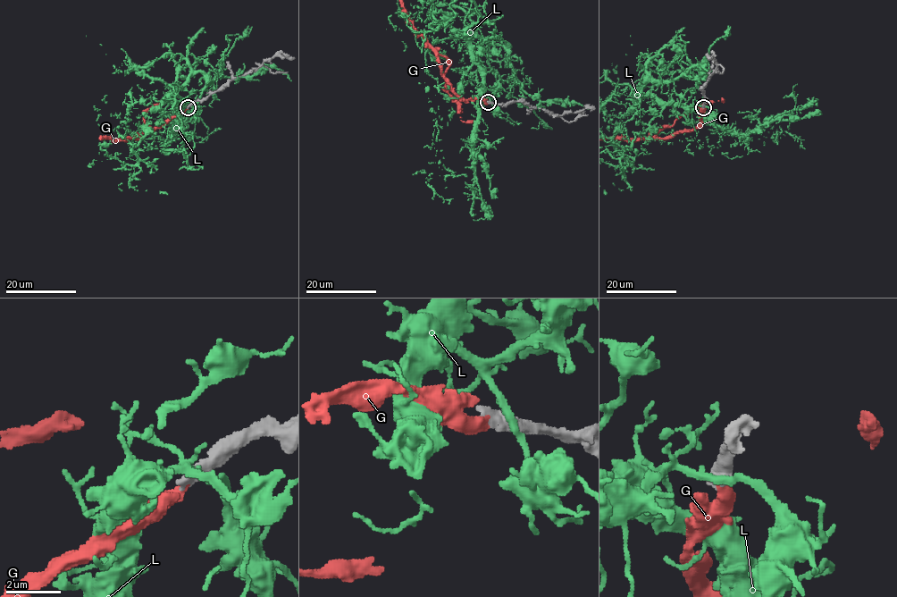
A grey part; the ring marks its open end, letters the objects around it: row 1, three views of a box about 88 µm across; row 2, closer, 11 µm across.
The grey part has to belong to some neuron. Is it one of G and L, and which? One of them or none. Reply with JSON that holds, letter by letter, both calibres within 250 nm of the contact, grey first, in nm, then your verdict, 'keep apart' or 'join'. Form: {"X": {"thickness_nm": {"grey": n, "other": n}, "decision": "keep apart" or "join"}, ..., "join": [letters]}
{"G": {"thickness_nm": {"grey": 440, "other": 400}, "decision": "join"}, "L": {"thickness_nm": {"grey": 550, "other": 280}, "decision": "keep apart"}, "join": ["G"]}

